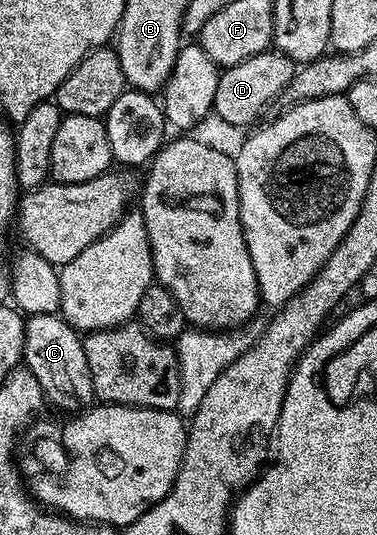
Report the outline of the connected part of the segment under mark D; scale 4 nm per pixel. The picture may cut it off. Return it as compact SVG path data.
M267 51L244 59L244 63L227 65L219 72L216 83L216 99L212 110L213 116L219 117L226 125L253 126L258 116L273 103L277 97L285 94L296 72L295 62L277 51Z

